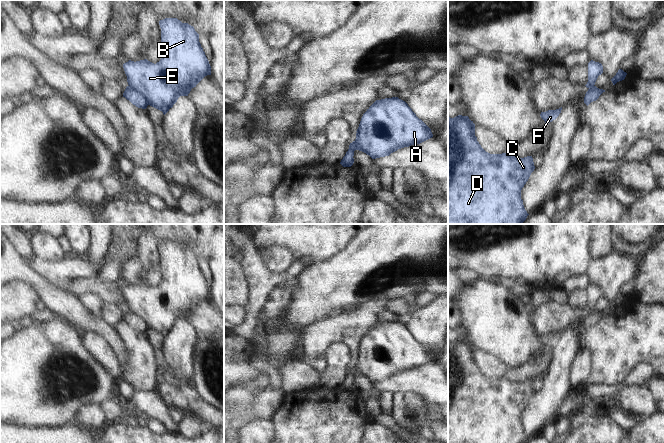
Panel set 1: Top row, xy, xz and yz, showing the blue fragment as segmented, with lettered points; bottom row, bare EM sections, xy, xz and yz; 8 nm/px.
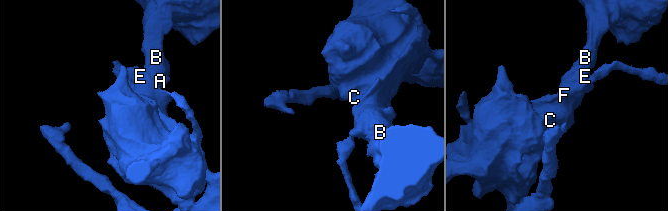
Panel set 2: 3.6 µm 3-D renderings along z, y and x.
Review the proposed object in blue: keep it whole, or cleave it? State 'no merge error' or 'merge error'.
merge error

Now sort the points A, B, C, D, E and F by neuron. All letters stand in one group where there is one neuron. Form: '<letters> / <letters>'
A B C D E / F

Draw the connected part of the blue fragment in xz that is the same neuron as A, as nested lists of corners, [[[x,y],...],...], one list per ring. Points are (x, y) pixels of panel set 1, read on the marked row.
[[[398,97],[376,100],[363,114],[356,132],[358,150],[372,159],[433,137],[431,129]]]

